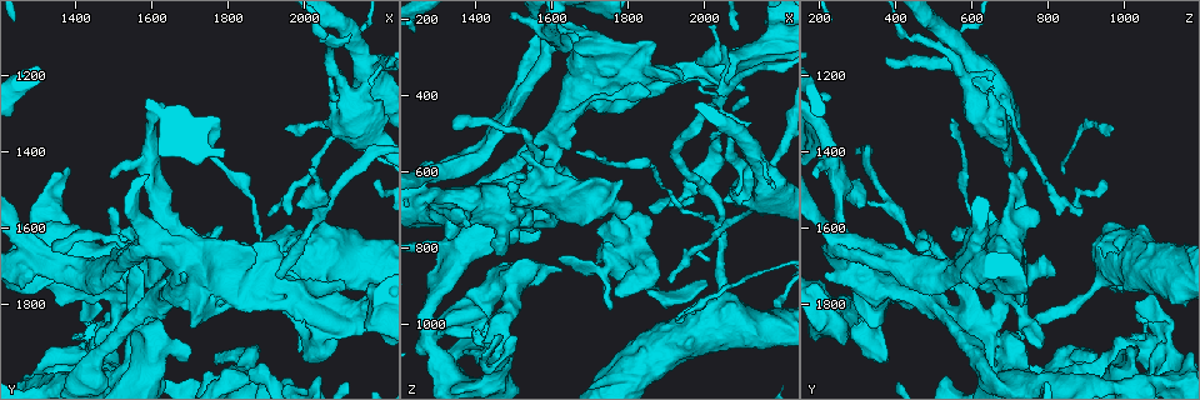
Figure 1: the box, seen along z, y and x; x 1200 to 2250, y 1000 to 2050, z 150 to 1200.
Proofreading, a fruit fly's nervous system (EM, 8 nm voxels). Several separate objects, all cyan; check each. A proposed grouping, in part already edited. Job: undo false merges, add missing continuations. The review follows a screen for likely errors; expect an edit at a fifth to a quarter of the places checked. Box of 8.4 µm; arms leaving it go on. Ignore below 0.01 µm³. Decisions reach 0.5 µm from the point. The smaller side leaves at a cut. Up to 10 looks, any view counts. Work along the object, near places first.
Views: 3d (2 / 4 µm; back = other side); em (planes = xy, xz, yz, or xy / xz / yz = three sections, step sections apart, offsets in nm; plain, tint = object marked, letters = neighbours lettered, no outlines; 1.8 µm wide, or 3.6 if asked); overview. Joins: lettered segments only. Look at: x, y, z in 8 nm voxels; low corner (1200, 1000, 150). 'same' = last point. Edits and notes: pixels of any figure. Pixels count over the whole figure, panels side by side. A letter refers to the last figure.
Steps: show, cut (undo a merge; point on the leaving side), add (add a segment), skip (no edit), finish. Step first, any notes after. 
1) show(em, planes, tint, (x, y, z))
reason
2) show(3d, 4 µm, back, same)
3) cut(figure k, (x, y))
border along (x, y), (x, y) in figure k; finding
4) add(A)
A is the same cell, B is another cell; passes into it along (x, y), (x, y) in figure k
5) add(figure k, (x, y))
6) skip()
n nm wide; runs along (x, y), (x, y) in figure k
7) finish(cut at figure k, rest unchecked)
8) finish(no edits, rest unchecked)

show(em, planes, letters, (1785, 1600, 630))
branch stops here

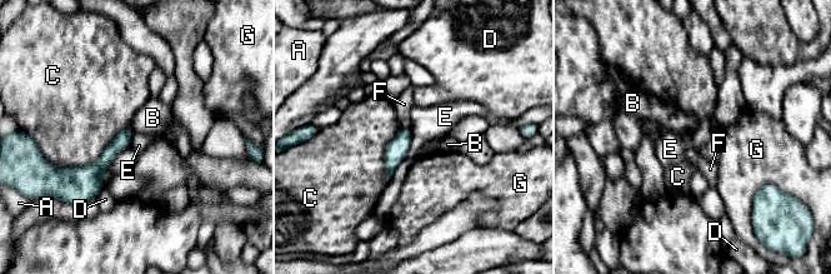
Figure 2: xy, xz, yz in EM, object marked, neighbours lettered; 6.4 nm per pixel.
skip()
110 nm wide; A, B, C, D, E, F and G are other cells; runs along (128, 131), (88, 179), (86, 195) in figure 2; none of them fits

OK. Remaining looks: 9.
show(3d, 4 µm, (1340, 1650, 495))
an open end

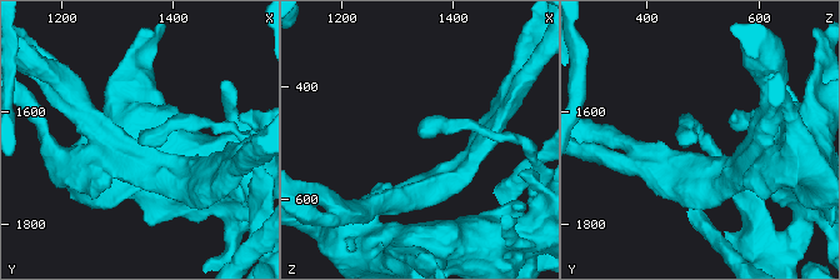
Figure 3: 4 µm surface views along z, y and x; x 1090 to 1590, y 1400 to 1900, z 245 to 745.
show(em, planes, letters, (1345, 1655, 490))

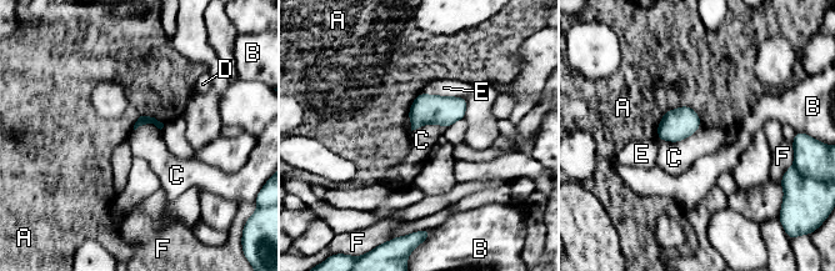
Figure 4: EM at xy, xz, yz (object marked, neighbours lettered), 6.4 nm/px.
skip()
E touches over 280 nm; A, B, C, D, E and F are other cells; border along (701, 125), (678, 141), (660, 140) in figure 4; no lettered segment goes on from it

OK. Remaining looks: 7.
show(em, 3.6 µm, planes, tint, (1670, 1630, 260))
sudden change in width

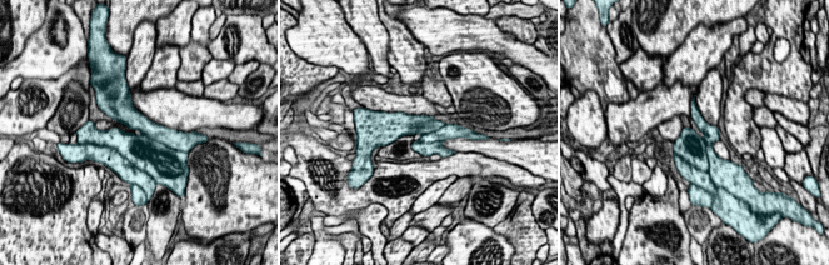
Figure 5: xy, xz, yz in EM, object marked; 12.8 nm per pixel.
show(em, 3.6 µm, planes, letters, same)

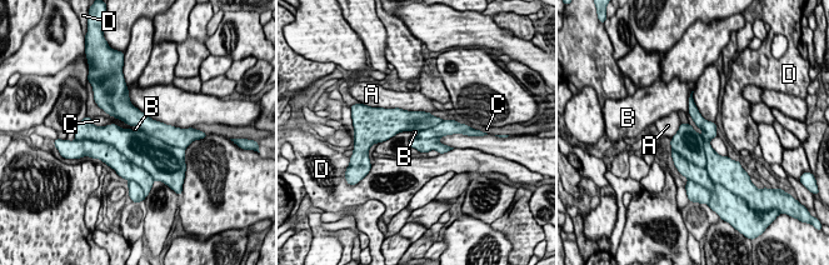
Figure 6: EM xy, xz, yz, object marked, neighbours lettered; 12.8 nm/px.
cut(figure 6, (150, 155))
A touches over 650 nm; A, B, C and D are other cells; two neurons meet here

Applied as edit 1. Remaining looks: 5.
show(3d, 4 µm, (2170, 1175, 590))
abrupt turn

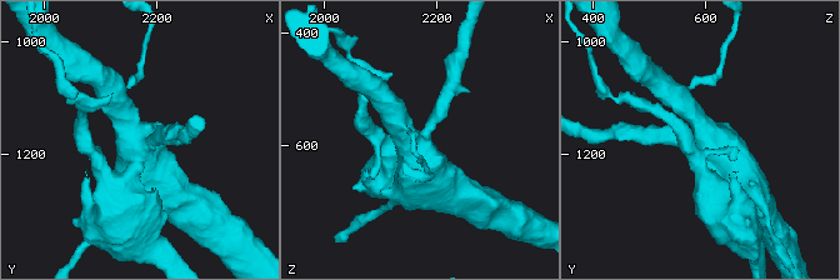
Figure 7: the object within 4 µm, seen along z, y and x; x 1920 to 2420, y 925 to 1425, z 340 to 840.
show(em, 3.6 µm, yz, step 16, letters, (2175, 1180, 590))
3 arms; arms of 200, 340, 700 nm

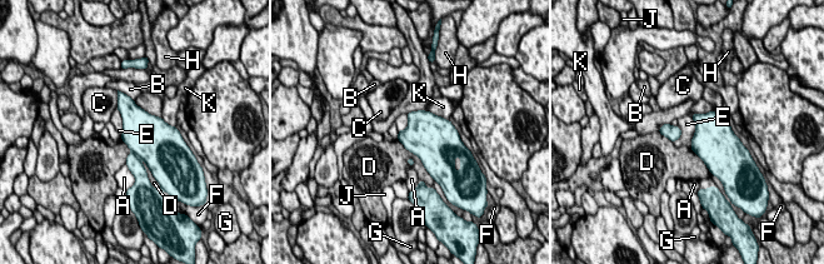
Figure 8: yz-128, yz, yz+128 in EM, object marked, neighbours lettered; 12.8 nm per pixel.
cut(figure 8, (134, 164))
120 nm wide; A, B, C, D, E, F, G, H, J and K are other cells; two neurons meet here

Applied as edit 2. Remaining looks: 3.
finish(cut at figure 6, cut at figure 8, rest unchecked)

